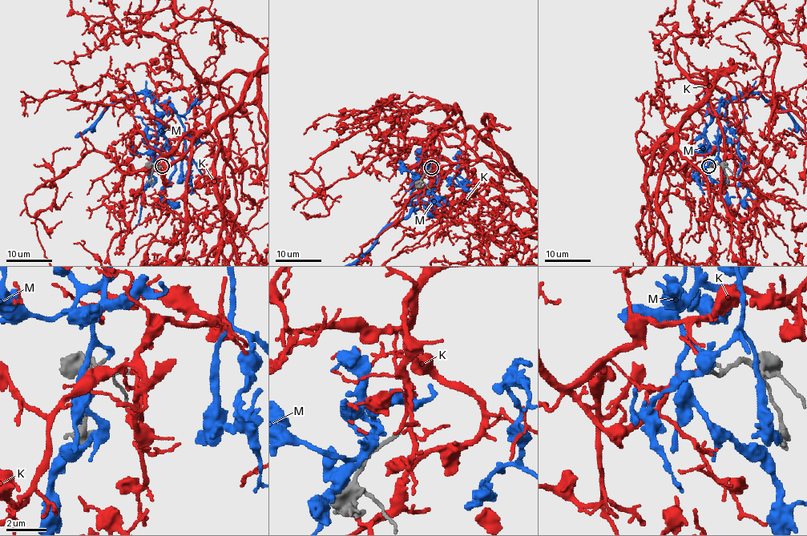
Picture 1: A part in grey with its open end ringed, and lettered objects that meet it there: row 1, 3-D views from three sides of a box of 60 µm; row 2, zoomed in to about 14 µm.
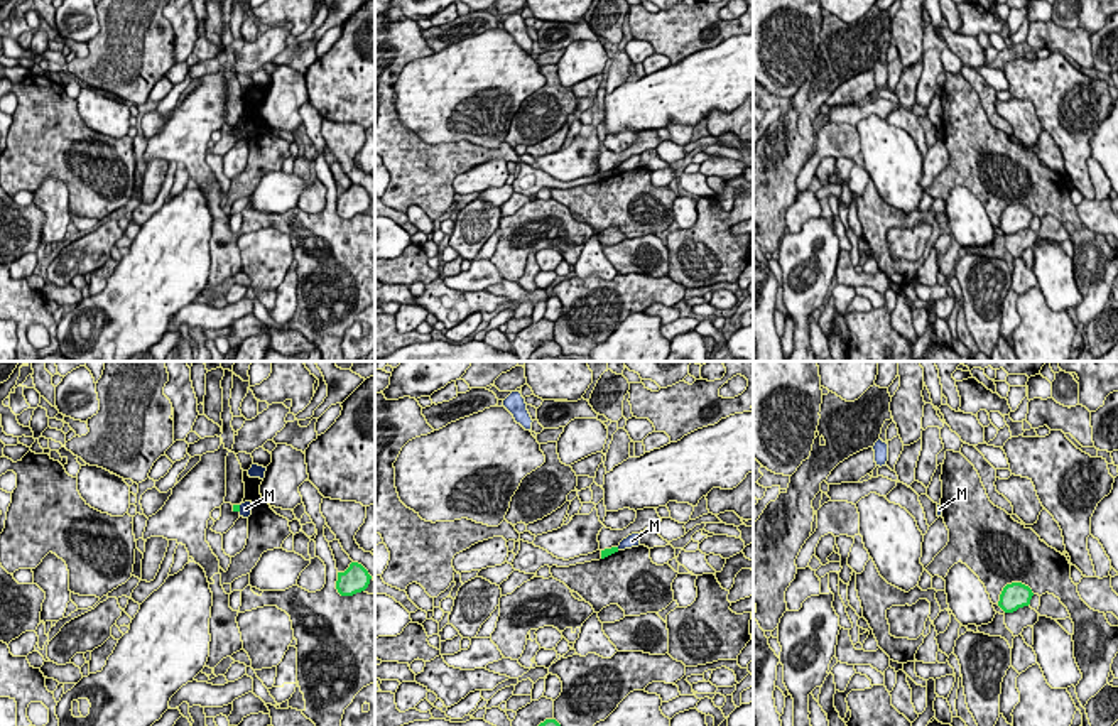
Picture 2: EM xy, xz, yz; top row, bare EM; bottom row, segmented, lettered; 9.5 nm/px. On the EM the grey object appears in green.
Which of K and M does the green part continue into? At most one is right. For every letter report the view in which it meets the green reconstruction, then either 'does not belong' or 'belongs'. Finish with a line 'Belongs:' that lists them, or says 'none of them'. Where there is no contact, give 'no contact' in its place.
K: no contact | belongs
M: xy | does not belong
Belongs: K

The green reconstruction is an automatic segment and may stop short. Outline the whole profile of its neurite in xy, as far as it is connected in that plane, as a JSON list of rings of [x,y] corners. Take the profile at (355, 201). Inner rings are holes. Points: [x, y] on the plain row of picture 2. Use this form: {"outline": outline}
{"outline": [[[351,184],[345,194],[338,194],[336,211],[341,218],[353,218],[368,209],[372,198],[358,186]]]}

